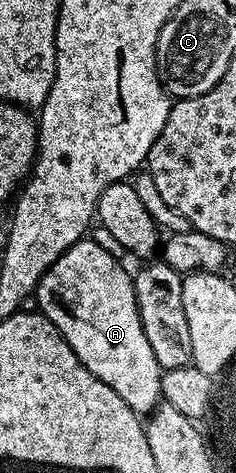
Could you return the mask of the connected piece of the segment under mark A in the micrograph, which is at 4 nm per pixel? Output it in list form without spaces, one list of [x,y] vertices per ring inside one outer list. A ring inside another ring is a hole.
[[[83,239],[77,241],[76,244],[68,251],[64,251],[64,255],[60,255],[60,259],[56,259],[56,263],[52,263],[52,267],[48,267],[48,271],[40,279],[36,290],[37,308],[40,310],[42,316],[56,326],[60,331],[60,335],[72,347],[72,351],[84,363],[84,367],[88,367],[88,371],[92,371],[92,375],[96,375],[104,383],[108,383],[108,387],[112,387],[112,391],[116,391],[116,395],[120,395],[120,399],[124,399],[124,403],[128,403],[134,408],[135,413],[139,415],[146,415],[151,412],[159,404],[162,396],[162,374],[164,372],[161,365],[158,364],[156,355],[152,351],[152,343],[148,343],[148,335],[144,333],[144,327],[140,321],[140,311],[136,303],[136,291],[134,290],[134,278],[126,269],[105,249],[102,245],[97,245],[91,239]]]

